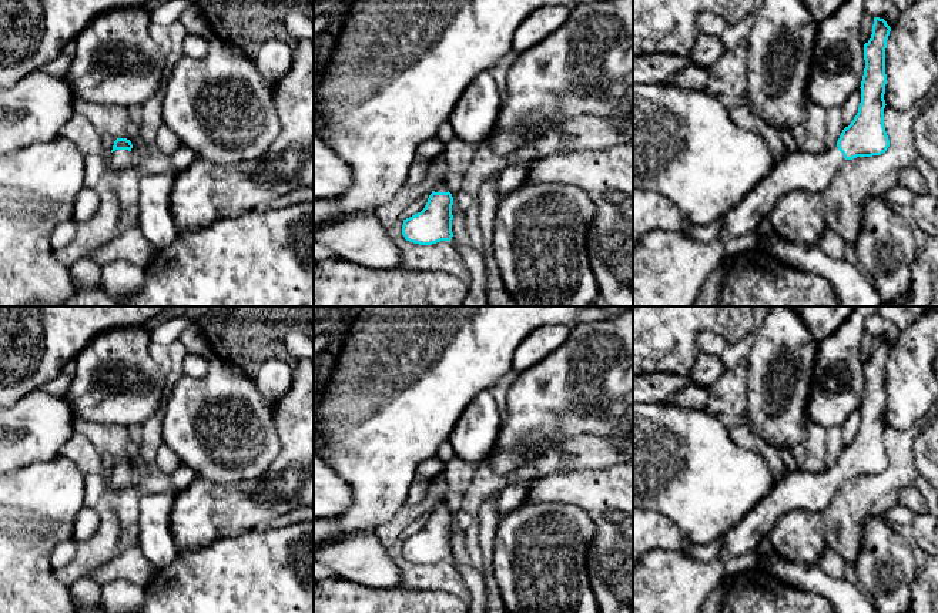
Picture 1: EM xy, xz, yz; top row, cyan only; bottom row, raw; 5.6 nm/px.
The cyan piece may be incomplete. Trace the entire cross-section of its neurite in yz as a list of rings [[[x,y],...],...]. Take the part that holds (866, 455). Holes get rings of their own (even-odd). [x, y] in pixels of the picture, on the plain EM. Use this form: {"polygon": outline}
{"polygon": [[[874,336],[871,358],[864,364],[865,388],[861,401],[861,422],[858,432],[845,446],[833,468],[820,472],[787,472],[747,516],[723,536],[720,555],[701,560],[683,552],[651,550],[633,567],[633,613],[699,613],[714,587],[726,583],[726,563],[758,549],[775,523],[788,512],[803,509],[824,512],[845,479],[881,475],[890,466],[884,446],[885,428],[885,368],[891,346],[884,338]]]}

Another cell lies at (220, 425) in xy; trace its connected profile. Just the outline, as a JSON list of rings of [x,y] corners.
[[[214,356],[208,372],[195,379],[182,375],[165,402],[163,442],[175,452],[181,463],[198,478],[214,483],[234,483],[261,476],[277,459],[281,442],[272,409],[241,368]]]

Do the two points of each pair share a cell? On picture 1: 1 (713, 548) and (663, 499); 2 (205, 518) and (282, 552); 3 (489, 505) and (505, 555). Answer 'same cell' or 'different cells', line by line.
1: different cells
2: different cells
3: different cells

